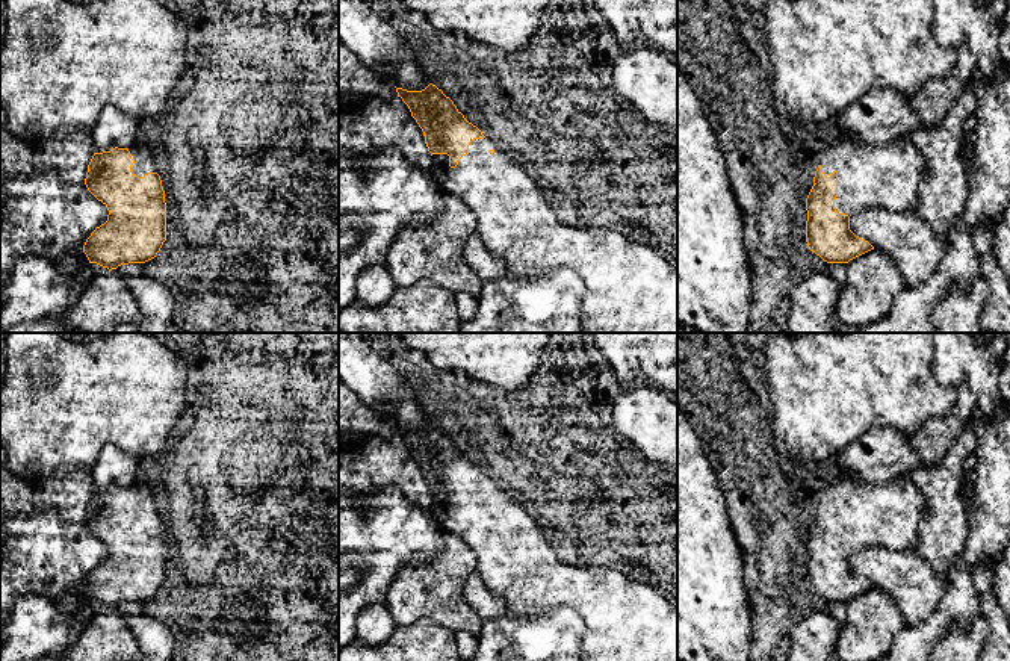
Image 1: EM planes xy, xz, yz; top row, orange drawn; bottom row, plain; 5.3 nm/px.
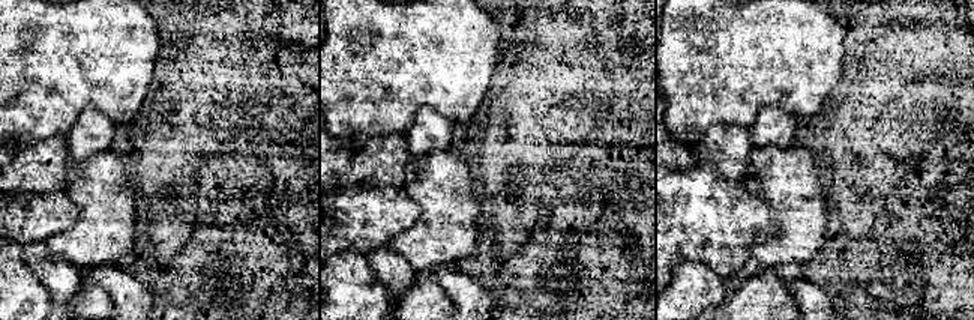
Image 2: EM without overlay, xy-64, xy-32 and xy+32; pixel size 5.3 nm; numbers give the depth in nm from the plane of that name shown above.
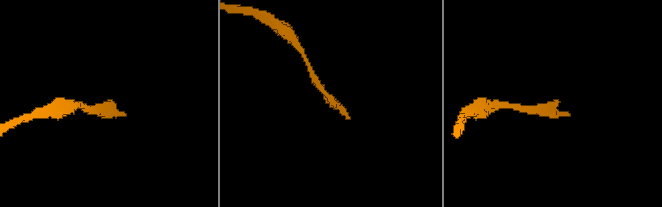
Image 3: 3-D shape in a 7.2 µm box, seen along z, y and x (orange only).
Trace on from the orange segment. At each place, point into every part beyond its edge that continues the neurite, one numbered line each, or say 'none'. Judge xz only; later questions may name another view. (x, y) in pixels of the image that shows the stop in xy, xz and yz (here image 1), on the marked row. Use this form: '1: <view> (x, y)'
1: xz (629, 288)

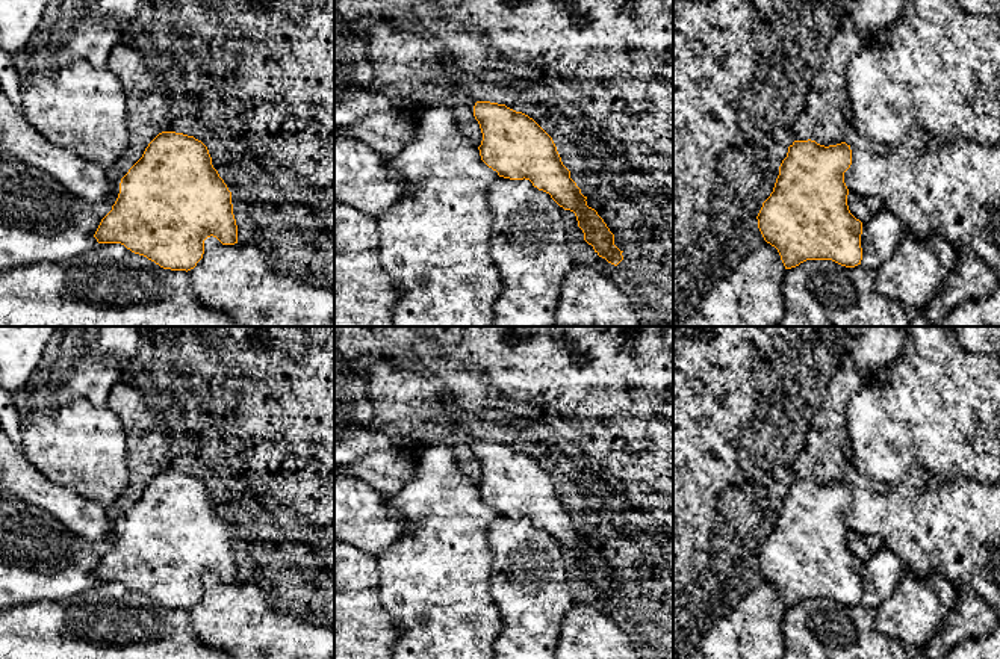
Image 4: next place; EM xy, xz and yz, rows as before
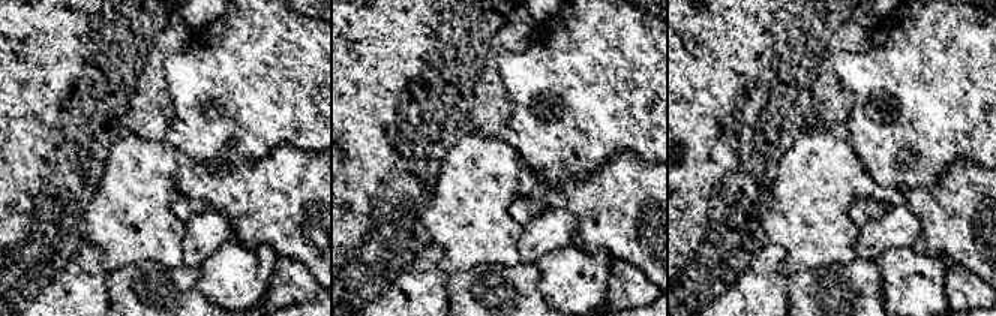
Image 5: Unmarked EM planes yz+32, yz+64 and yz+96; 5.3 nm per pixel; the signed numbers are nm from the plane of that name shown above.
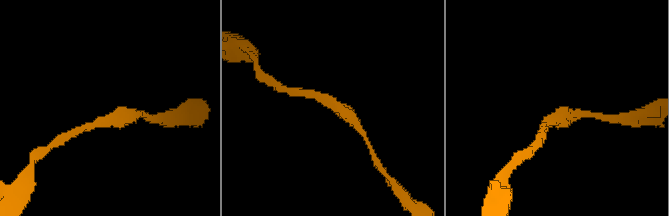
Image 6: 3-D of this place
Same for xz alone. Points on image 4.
none

